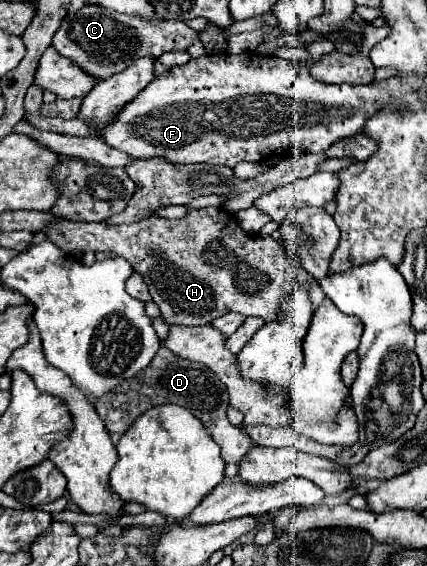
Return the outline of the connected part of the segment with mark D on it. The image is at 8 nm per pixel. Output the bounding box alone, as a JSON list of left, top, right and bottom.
[95,345,255,463]

